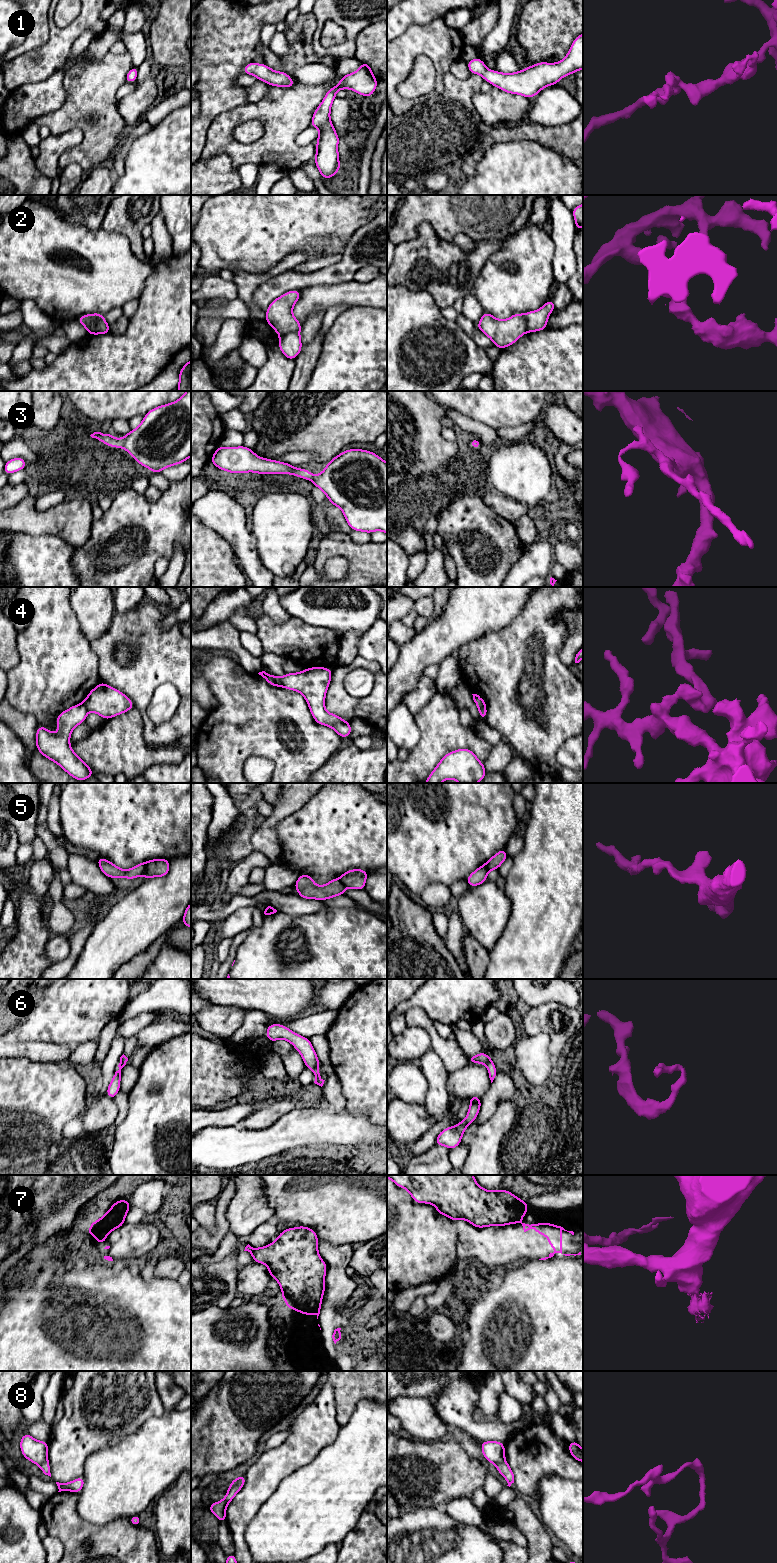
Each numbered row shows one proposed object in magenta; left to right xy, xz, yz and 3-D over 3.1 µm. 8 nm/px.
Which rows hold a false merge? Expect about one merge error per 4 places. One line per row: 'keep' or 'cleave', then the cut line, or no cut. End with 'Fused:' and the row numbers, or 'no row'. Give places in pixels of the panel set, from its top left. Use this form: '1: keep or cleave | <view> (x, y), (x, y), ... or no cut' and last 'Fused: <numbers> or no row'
1: keep | no cut
2: cleave | xz (299, 331), (289, 331), (281, 335)
3: keep | no cut
4: cleave | xy (82, 703), (88, 710)
5: cleave | xy (147, 862), (142, 873)
6: keep | no cut
7: cleave | xz (320, 1307), (315, 1314)
8: cleave | xz (244, 1476), (229, 1488)
Fused: 2, 4, 5, 7, 8

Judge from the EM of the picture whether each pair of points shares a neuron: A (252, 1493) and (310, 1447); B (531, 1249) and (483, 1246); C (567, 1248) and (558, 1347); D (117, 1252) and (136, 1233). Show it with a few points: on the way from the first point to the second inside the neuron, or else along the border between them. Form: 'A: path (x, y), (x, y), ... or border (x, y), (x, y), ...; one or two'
A: path (266, 1479), (289, 1456), (296, 1452); one
B: path (519, 1246), (495, 1246); one
C: border (563, 1254), (572, 1255); two
D: path (122, 1247), (131, 1238); one

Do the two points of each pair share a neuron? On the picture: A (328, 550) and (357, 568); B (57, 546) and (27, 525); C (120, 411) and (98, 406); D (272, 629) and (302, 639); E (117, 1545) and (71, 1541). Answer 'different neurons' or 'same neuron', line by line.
A: same neuron
B: different neurons
C: same neuron
D: same neuron
E: same neuron

